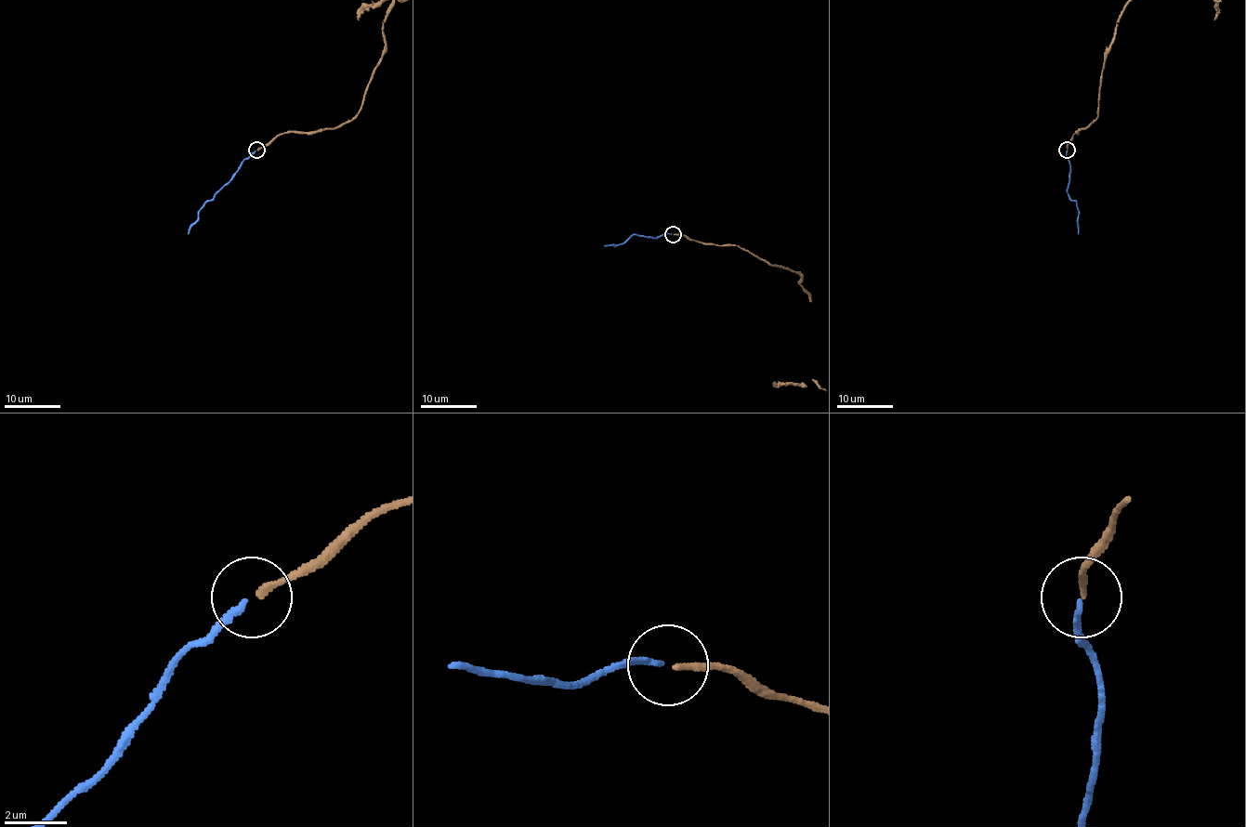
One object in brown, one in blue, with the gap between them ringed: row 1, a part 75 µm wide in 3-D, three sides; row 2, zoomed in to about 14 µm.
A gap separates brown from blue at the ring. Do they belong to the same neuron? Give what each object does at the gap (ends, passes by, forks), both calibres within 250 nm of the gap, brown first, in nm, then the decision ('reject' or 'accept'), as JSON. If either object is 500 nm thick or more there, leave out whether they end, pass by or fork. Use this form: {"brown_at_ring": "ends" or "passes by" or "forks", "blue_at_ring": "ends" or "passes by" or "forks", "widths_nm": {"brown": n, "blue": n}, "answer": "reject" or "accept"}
{"brown_at_ring": "ends", "blue_at_ring": "ends", "widths_nm": {"brown": 200, "blue": 170}, "answer": "accept"}

